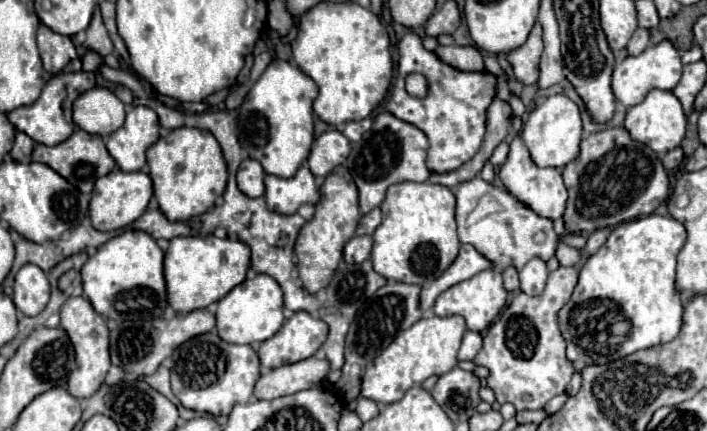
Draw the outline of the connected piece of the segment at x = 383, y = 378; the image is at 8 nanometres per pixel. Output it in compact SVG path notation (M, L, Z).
M458 315L454 317L422 317L410 329L402 331L372 363L366 367L362 377L360 397L372 399L376 403L394 403L404 397L410 387L420 385L432 375L448 373L456 367L458 347L466 331L466 321Z

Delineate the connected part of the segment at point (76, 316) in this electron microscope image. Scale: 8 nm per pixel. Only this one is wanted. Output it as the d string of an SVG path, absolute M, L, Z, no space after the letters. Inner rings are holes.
M70 297L60 309L60 317L62 317L60 325L68 333L72 345L74 345L76 365L78 365L78 369L68 379L68 393L72 397L90 397L100 389L100 385L104 383L104 377L110 369L106 319L102 315L96 315L90 301L84 297ZM96 317L98 317L98 323L96 323Z

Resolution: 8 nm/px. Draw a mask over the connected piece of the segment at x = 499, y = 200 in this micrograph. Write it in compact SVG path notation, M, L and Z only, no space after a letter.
M474 177L458 185L454 195L460 243L474 245L478 253L482 253L494 265L494 269L504 271L506 267L514 267L520 271L534 257L540 257L542 261L554 257L562 237L556 235L552 221L534 213L512 193Z

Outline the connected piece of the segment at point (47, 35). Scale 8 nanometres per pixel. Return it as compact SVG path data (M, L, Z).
M46 25L38 27L38 51L44 69L50 73L60 73L70 61L77 58L71 38L50 31Z

